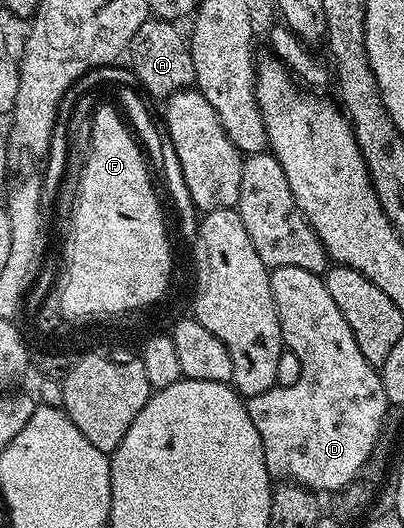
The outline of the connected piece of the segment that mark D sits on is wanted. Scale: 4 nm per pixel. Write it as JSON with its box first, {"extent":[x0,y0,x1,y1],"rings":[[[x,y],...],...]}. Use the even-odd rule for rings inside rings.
{"extent":[246,265,388,491],"rings":[[[295,265],[280,267],[271,272],[270,286],[278,308],[280,331],[287,342],[298,341],[296,349],[302,358],[302,370],[296,383],[278,385],[249,398],[246,410],[260,434],[264,463],[271,478],[315,491],[337,491],[358,474],[360,467],[364,467],[382,433],[382,423],[388,417],[382,374],[368,363],[368,359],[364,359],[360,347],[356,347],[352,327],[348,327],[344,315],[340,315],[340,307],[332,303],[332,295],[328,295],[328,287],[319,274]]]}

